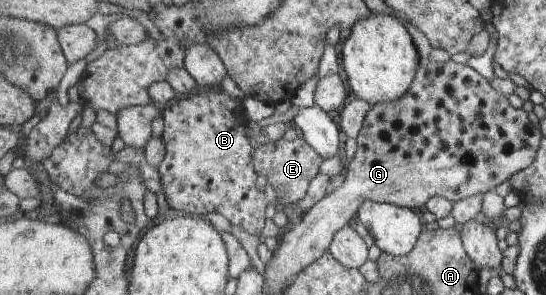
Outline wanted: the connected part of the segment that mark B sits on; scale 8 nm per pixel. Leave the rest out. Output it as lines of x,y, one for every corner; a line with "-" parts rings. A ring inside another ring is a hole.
221,86
200,89
192,95
179,96
168,106
163,107
164,132
162,140
166,148
165,160
158,168
167,204
190,215
220,213
232,224
241,226
254,237
262,236
266,224
266,208
269,203
266,194
256,188
258,174
252,159
252,146
246,136
246,128
240,116
234,112
232,104
240,104
231,98

